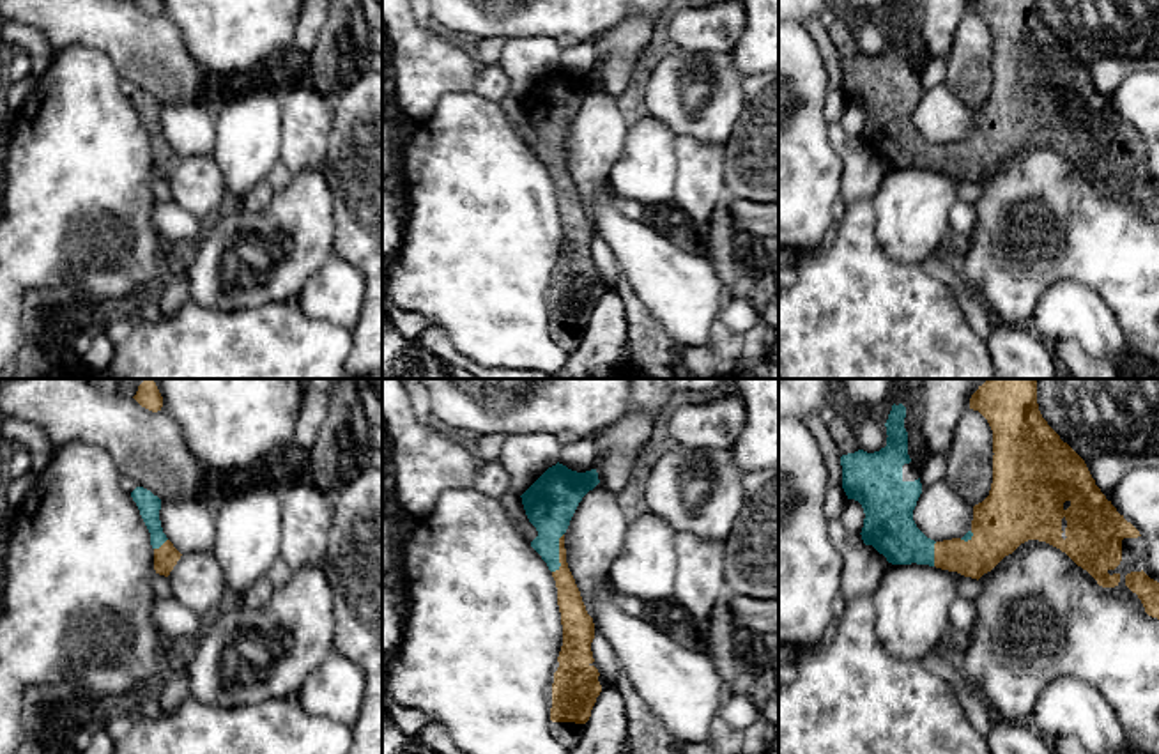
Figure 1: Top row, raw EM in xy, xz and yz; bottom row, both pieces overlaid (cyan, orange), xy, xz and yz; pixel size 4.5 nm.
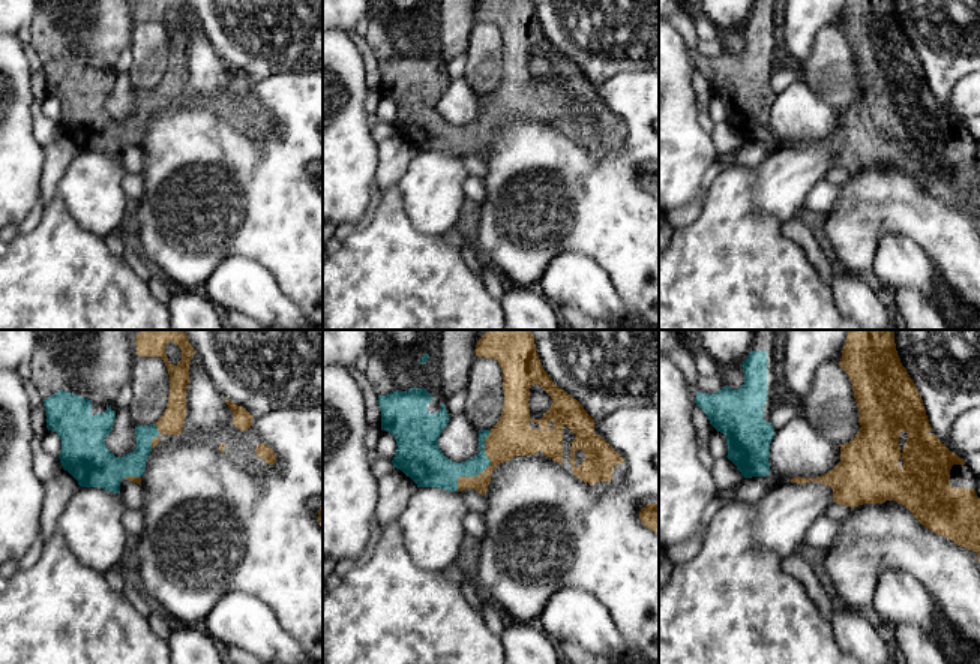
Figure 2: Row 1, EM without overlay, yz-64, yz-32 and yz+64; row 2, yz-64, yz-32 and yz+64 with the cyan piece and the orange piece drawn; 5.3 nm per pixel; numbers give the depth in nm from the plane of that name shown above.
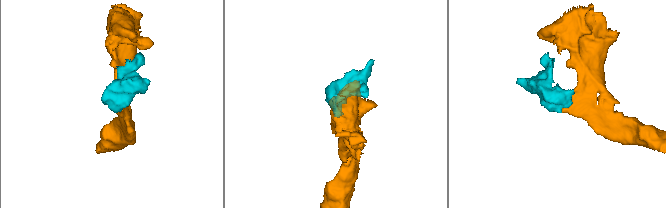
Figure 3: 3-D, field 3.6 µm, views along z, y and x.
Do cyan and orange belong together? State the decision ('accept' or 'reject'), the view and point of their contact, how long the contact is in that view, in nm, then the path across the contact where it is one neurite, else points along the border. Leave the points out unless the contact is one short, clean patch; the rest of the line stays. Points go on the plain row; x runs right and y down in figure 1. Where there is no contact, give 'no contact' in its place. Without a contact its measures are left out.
accept | xz (558, 156) | 190 nm | across xz (551, 105), (551, 149), (558, 156), (560, 176), (570, 206)

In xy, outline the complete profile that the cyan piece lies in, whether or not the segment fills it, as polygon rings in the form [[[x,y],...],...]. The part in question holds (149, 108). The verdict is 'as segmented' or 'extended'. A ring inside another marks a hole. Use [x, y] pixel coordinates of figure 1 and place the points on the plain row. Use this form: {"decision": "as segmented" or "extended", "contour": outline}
{"decision": "extended", "contour": [[[136,90],[131,96],[131,101],[136,106],[140,119],[150,136],[150,149],[154,152],[154,173],[156,177],[168,181],[182,158],[163,136],[159,124],[161,103],[143,90]]]}

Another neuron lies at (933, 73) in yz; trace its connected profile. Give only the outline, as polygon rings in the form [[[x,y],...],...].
[[[929,58],[929,62],[918,71],[922,92],[947,81],[947,60]]]

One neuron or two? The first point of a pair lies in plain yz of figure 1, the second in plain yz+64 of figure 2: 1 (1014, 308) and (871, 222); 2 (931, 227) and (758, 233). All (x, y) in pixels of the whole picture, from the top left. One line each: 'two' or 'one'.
1: one
2: two

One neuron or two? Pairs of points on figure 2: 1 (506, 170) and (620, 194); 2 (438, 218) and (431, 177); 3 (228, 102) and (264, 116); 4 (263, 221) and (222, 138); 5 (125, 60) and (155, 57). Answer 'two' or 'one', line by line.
1: one
2: one
3: one
4: one
5: two

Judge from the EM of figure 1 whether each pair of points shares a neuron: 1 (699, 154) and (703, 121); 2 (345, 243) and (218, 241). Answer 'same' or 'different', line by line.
1: different
2: different

